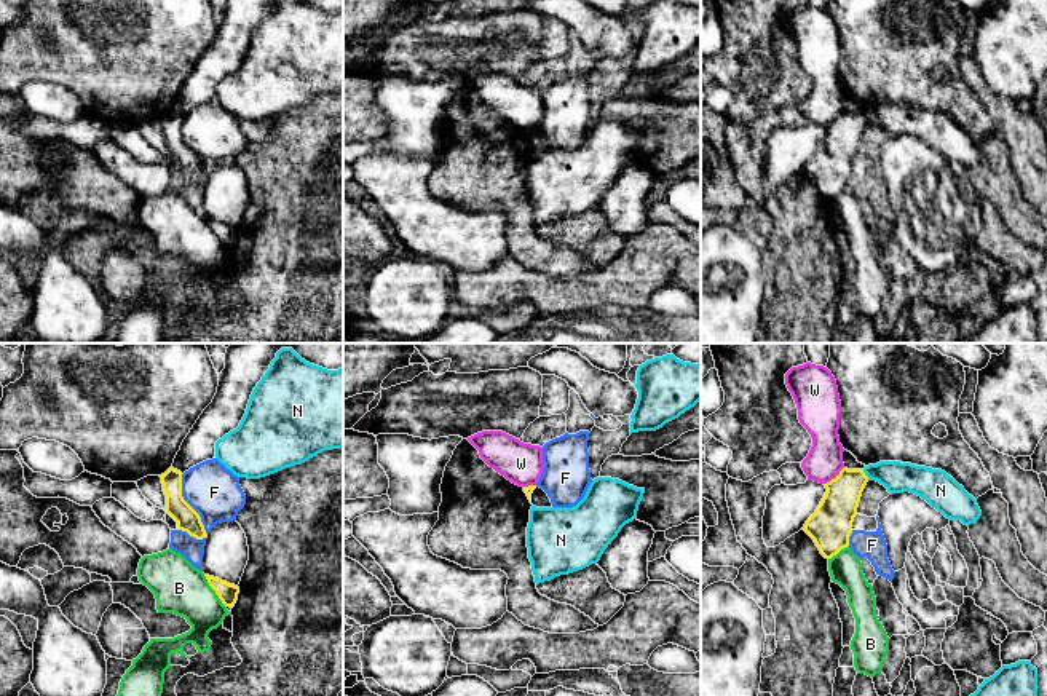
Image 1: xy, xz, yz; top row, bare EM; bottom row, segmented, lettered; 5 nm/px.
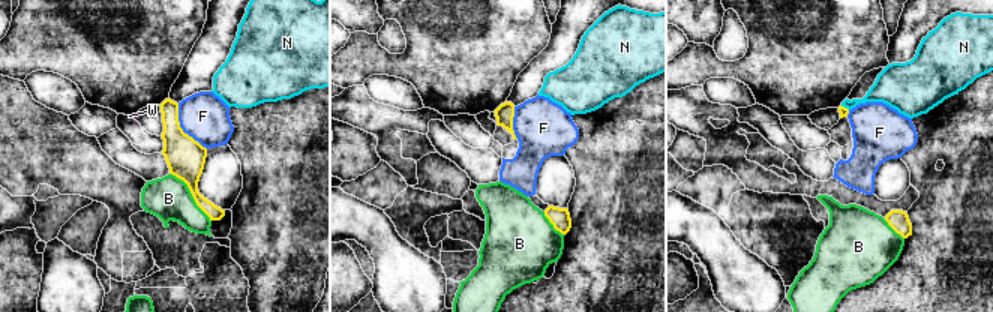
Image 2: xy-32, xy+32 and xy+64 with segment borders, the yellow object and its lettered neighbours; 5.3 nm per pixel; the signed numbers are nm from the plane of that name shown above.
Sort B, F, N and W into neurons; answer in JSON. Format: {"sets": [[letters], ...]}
{"sets": [["B", "W"], ["F"], ["N"]]}

